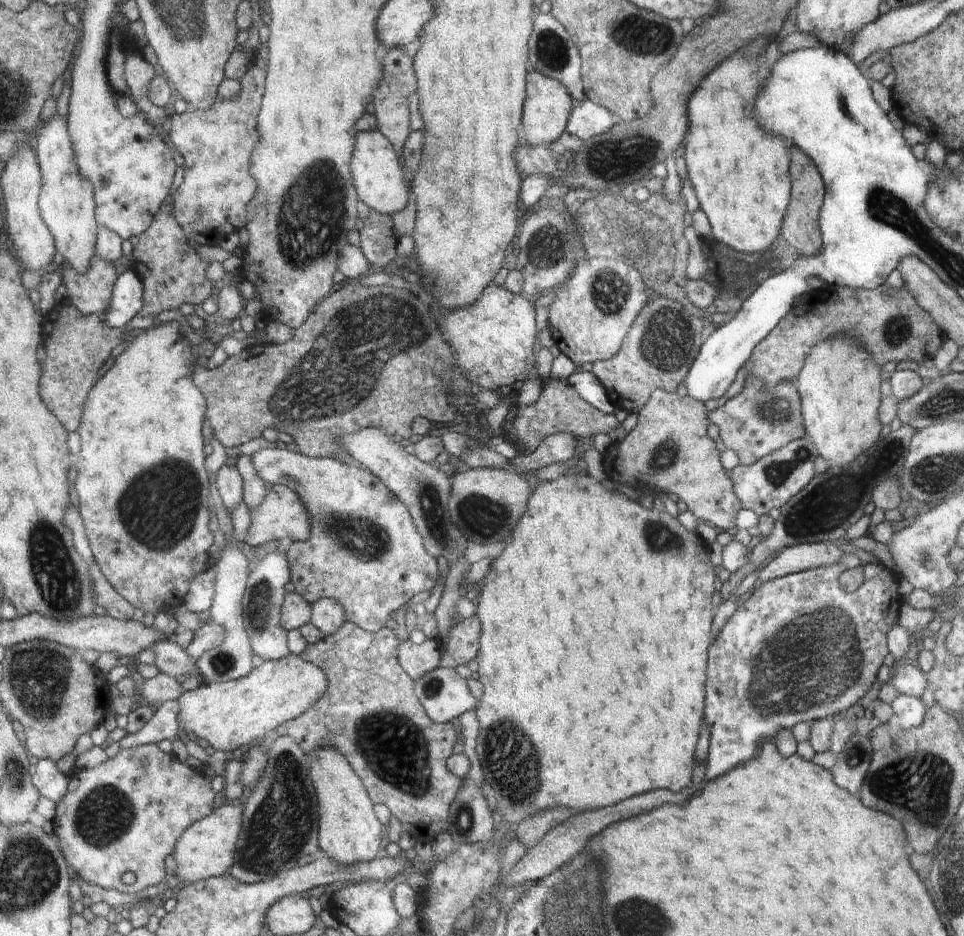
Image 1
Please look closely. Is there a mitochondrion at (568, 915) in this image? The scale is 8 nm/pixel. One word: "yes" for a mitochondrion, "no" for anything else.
yes

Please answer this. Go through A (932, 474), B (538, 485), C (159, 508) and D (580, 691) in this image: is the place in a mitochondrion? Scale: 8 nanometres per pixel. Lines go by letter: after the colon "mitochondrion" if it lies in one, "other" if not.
A: mitochondrion
B: other
C: mitochondrion
D: other

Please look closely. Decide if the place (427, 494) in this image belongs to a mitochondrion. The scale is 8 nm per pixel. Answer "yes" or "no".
yes

